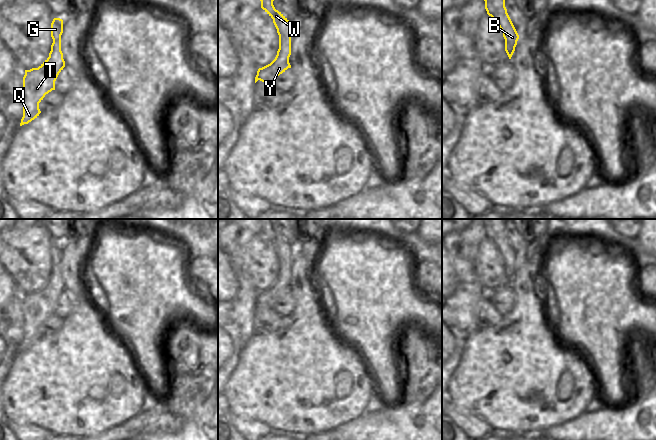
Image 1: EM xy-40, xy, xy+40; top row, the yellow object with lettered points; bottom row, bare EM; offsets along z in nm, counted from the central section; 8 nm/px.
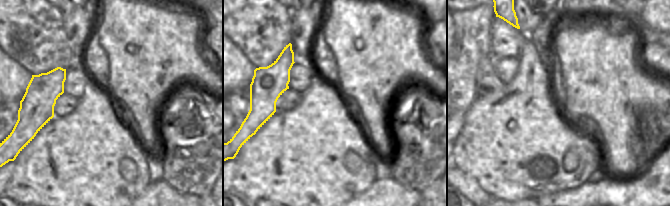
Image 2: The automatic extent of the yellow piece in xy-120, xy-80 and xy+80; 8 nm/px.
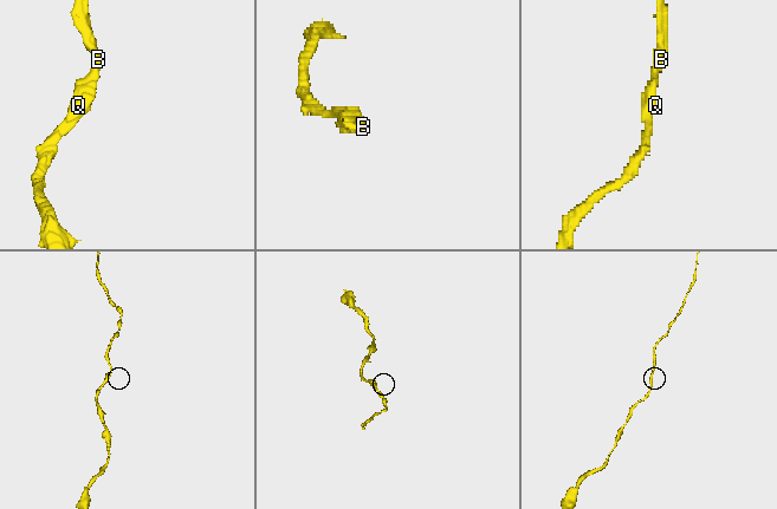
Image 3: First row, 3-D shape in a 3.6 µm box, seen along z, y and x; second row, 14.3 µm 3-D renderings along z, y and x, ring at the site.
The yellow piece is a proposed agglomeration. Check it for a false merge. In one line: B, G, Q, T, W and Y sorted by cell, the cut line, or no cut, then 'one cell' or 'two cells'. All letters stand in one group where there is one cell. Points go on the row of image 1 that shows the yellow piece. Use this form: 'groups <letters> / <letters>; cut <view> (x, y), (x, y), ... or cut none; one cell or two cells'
groups B G Q T W Y; cut none; one cell

